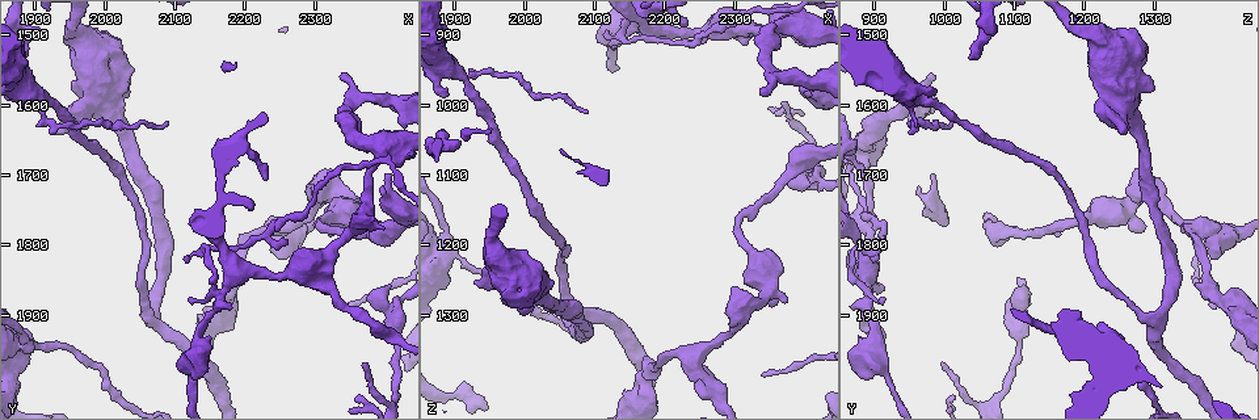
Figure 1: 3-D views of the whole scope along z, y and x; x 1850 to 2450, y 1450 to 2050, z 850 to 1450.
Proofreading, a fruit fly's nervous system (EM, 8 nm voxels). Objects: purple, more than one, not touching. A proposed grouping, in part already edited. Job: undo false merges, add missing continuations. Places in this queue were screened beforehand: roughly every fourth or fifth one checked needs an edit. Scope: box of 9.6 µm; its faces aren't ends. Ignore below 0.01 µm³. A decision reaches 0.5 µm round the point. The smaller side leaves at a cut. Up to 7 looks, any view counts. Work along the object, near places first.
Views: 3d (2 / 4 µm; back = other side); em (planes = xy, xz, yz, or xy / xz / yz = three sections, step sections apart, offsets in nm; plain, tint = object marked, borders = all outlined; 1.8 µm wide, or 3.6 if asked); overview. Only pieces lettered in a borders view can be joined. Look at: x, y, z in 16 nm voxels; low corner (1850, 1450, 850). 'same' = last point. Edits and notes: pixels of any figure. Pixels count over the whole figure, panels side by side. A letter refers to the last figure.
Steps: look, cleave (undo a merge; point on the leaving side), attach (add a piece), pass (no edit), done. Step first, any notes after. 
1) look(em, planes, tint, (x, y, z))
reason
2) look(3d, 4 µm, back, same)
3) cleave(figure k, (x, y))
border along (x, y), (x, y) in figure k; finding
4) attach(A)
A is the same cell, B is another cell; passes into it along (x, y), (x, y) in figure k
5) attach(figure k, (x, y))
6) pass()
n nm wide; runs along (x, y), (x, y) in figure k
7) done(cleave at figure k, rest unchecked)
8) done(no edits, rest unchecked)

look(3d, 4 µm, (2175, 1880, 1395))
thick turns thin

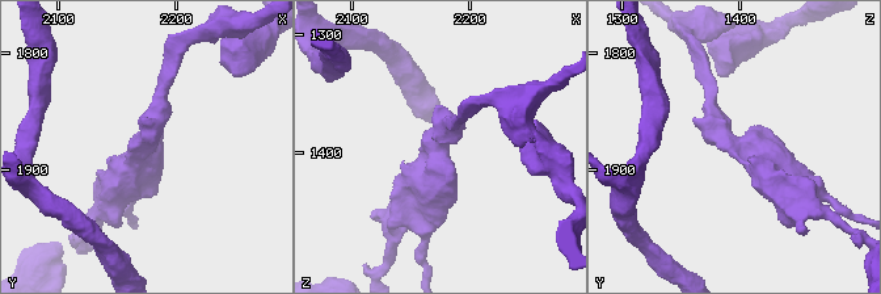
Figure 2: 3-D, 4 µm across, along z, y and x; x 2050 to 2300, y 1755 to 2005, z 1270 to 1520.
look(em, 3.6 µm, yz, step 8, tint, (2172, 1878, 1394))
arms of 190, 500 nm; now the EM

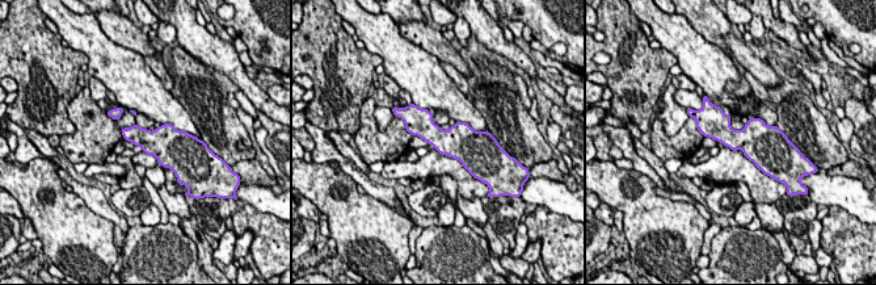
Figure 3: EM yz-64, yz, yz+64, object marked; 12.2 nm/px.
look(em, 3.6 µm, planes, borders, same)
another direction

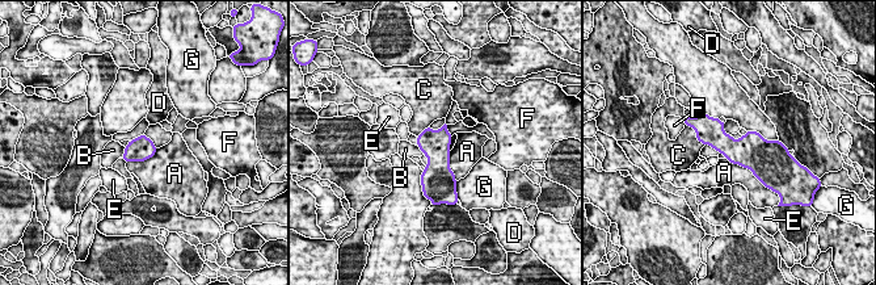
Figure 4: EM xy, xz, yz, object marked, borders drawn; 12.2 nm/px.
pass()
A touches over 550 nm; A, B, C, D, E, F and G are other cells; all the same cell

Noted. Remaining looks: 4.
look(em, planes, borders, (2245, 1780, 1355))
three-way junction

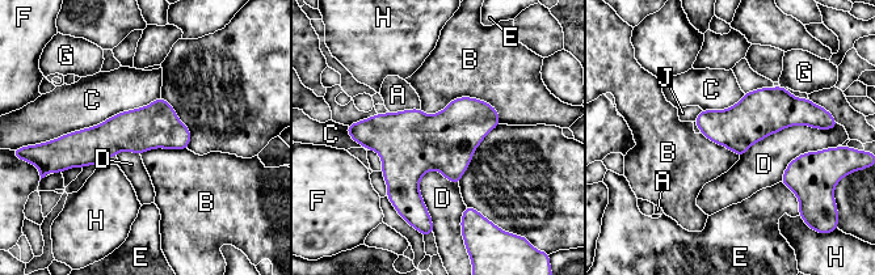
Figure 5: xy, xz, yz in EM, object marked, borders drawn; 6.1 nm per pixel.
pass()
280 nm wide; C touches over 700 nm; A, B, C, D, E, F, G, H and J are other cells; all the same cell

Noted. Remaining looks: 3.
look(3d, 4 µm, (2395, 1720, 960))
free end

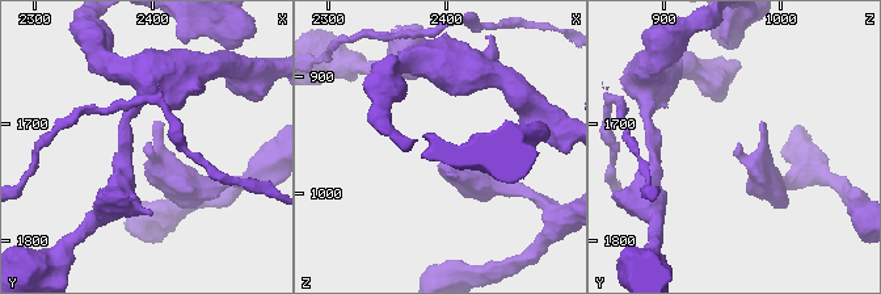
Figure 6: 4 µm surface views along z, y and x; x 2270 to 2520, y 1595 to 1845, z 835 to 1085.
look(em, yz, step 4, tint, (2396, 1720, 964))
need the tissue

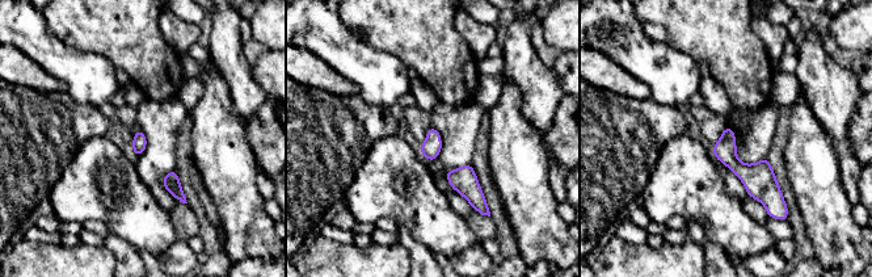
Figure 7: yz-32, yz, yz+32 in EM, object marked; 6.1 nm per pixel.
look(em, planes, borders, same)
cut it another way

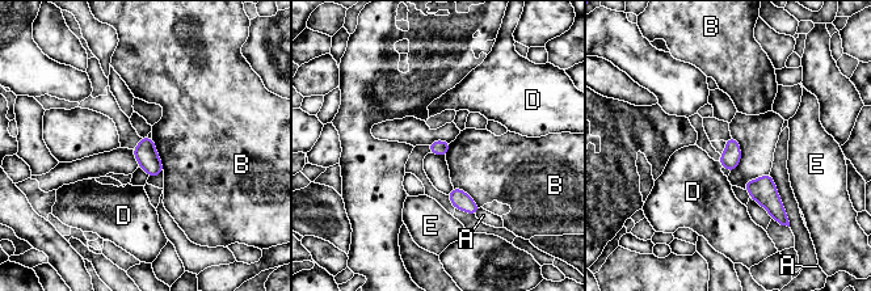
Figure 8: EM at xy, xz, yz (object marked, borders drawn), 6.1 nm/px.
pass()
A, B, D and E are other cells; none of them fits

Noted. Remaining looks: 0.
done(no edits, rest unchecked)

